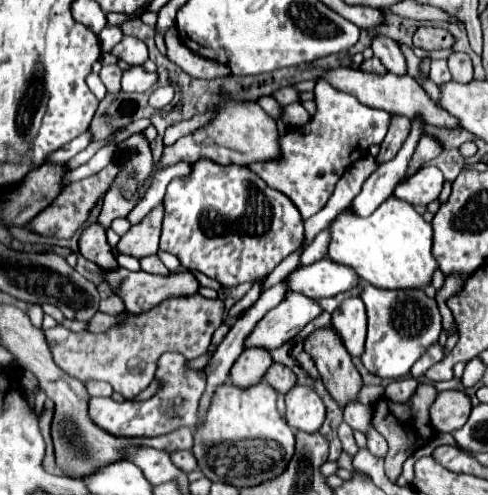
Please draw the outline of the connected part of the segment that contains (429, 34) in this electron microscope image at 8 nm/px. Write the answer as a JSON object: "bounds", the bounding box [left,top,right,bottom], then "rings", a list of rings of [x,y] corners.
{"bounds":[413,26,455,52],"rings":[[[423,26],[413,35],[413,46],[427,52],[453,49],[453,45],[455,45],[455,37],[441,27]]]}

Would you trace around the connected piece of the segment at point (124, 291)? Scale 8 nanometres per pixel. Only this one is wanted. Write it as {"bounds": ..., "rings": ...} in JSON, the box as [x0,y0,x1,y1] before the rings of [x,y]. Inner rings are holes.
{"bounds":[103,269,199,315],"rings":[[[117,269],[117,271],[103,273],[103,279],[111,285],[113,293],[117,293],[123,299],[127,311],[129,313],[135,313],[135,315],[149,311],[151,307],[159,305],[161,301],[165,301],[169,297],[193,295],[199,289],[199,283],[197,283],[197,279],[195,279],[195,275],[191,271],[177,271],[177,273],[169,273],[167,277],[161,277],[161,275],[153,275],[153,273],[145,273],[145,271]]]}

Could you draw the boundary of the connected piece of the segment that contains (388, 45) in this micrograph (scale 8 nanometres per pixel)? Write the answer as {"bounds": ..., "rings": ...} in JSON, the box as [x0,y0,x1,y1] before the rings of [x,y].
{"bounds":[371,37,407,77],"rings":[[[375,37],[371,49],[375,51],[375,57],[379,57],[381,63],[387,67],[389,73],[395,73],[399,77],[407,75],[405,55],[401,53],[401,49],[395,41],[391,41],[389,37]]]}

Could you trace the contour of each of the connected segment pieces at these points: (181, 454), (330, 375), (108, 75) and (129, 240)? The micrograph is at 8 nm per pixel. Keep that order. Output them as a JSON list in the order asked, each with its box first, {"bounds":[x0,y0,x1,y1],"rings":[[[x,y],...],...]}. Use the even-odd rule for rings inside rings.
[{"bounds":[171,451,197,473],"rings":[[[177,451],[177,453],[171,453],[171,461],[173,461],[181,471],[185,471],[185,473],[195,471],[195,467],[197,467],[197,461],[195,461],[195,457],[193,457],[191,451]]]},{"bounds":[305,329,363,409],"rings":[[[319,329],[305,341],[305,351],[315,359],[319,375],[329,389],[329,395],[345,409],[357,401],[357,393],[363,385],[361,373],[353,365],[351,355],[339,341],[333,329]]]},{"bounds":[99,65,123,93],"rings":[[[103,65],[99,77],[105,83],[109,93],[119,93],[121,91],[121,75],[123,71],[117,65]]]},{"bounds":[117,203,165,259],"rings":[[[161,203],[161,205],[153,207],[139,223],[131,225],[131,229],[117,243],[117,251],[131,255],[135,259],[157,253],[163,213],[165,213],[165,209],[163,209],[163,203]]]}]

